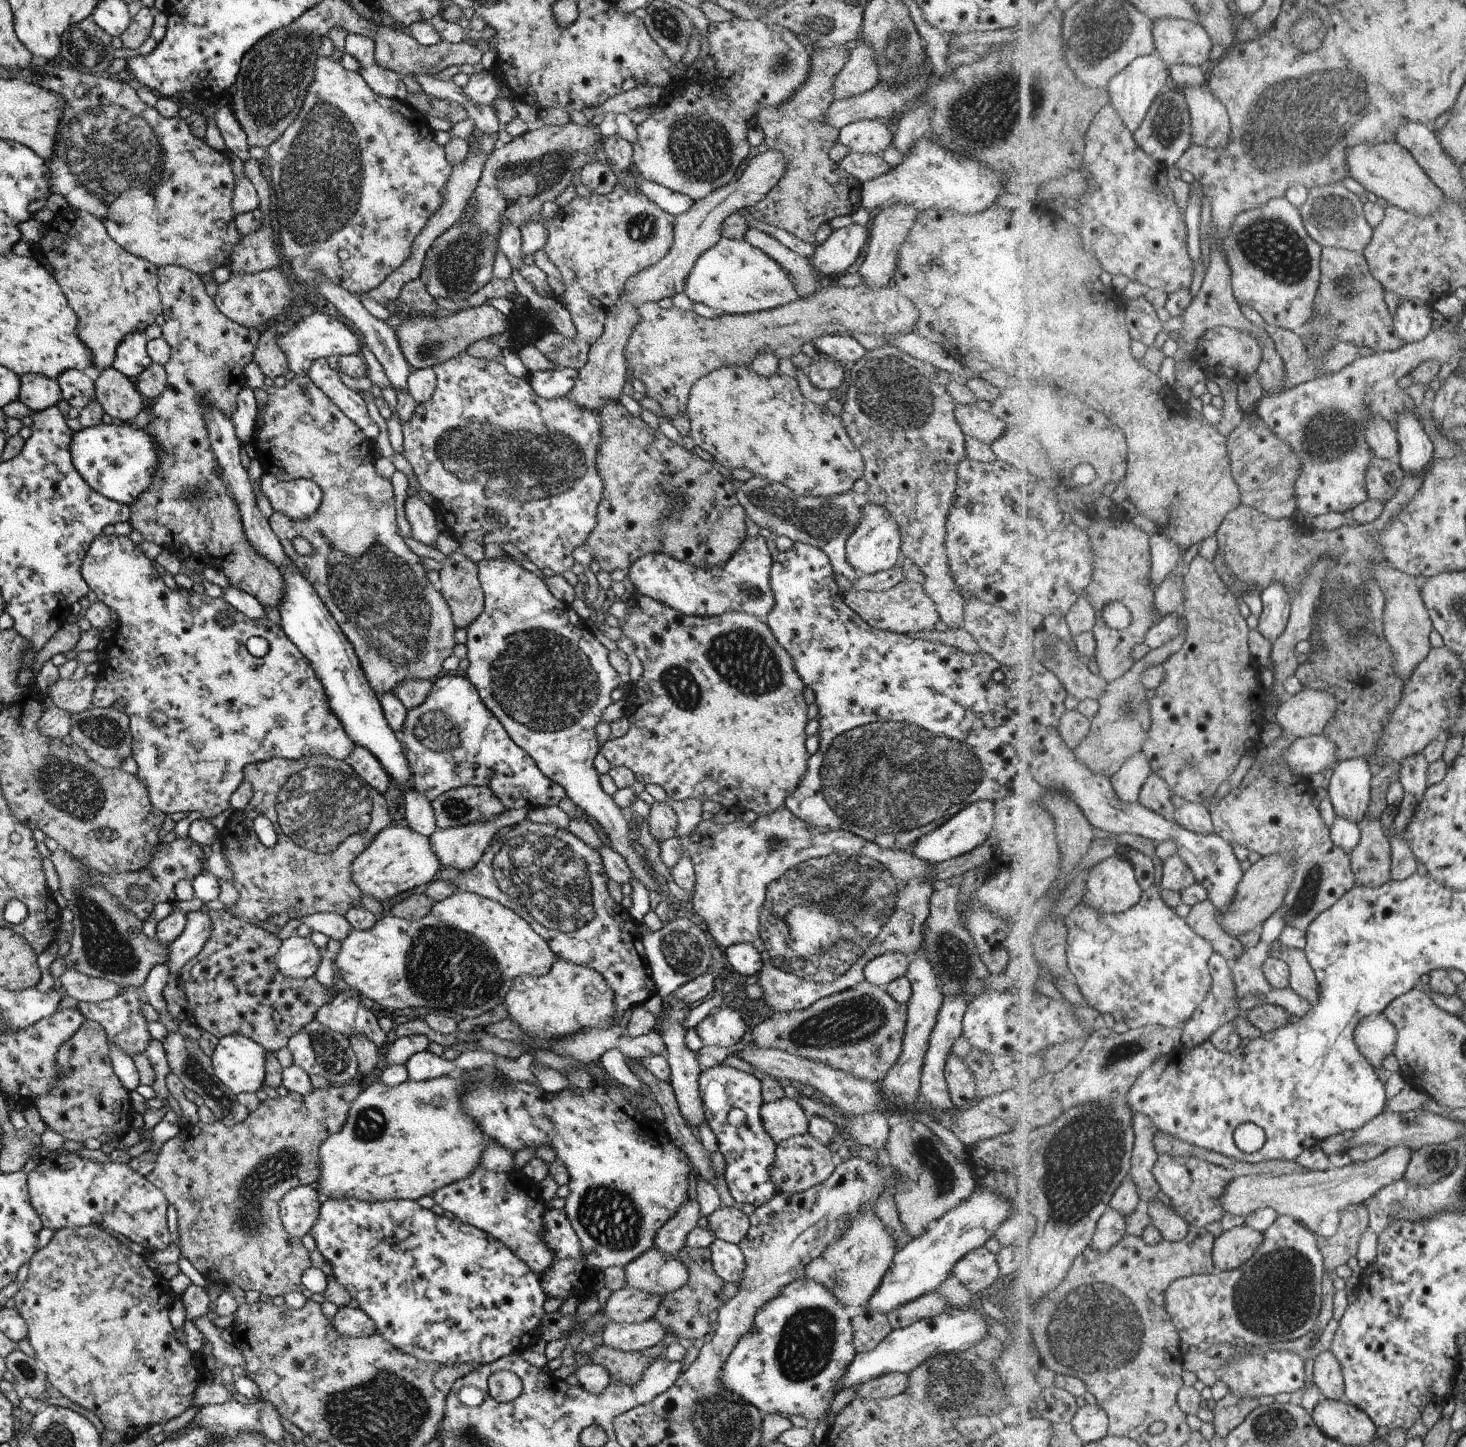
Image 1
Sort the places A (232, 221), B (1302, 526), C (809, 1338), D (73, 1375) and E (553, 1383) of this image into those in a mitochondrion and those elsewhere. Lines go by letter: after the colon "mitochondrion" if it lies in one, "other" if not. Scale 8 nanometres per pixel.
A: other
B: other
C: mitochondrion
D: other
E: other

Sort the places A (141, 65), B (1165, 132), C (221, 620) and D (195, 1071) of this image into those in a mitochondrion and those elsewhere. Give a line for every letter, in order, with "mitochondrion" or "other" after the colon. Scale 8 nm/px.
A: other
B: mitochondrion
C: other
D: mitochondrion

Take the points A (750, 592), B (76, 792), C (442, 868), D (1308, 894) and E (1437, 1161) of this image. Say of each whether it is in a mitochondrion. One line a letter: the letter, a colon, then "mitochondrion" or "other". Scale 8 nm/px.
A: mitochondrion
B: mitochondrion
C: other
D: mitochondrion
E: mitochondrion

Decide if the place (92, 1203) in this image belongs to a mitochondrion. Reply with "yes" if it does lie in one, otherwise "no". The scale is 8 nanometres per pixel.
no

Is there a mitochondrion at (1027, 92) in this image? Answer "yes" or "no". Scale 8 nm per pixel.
yes

